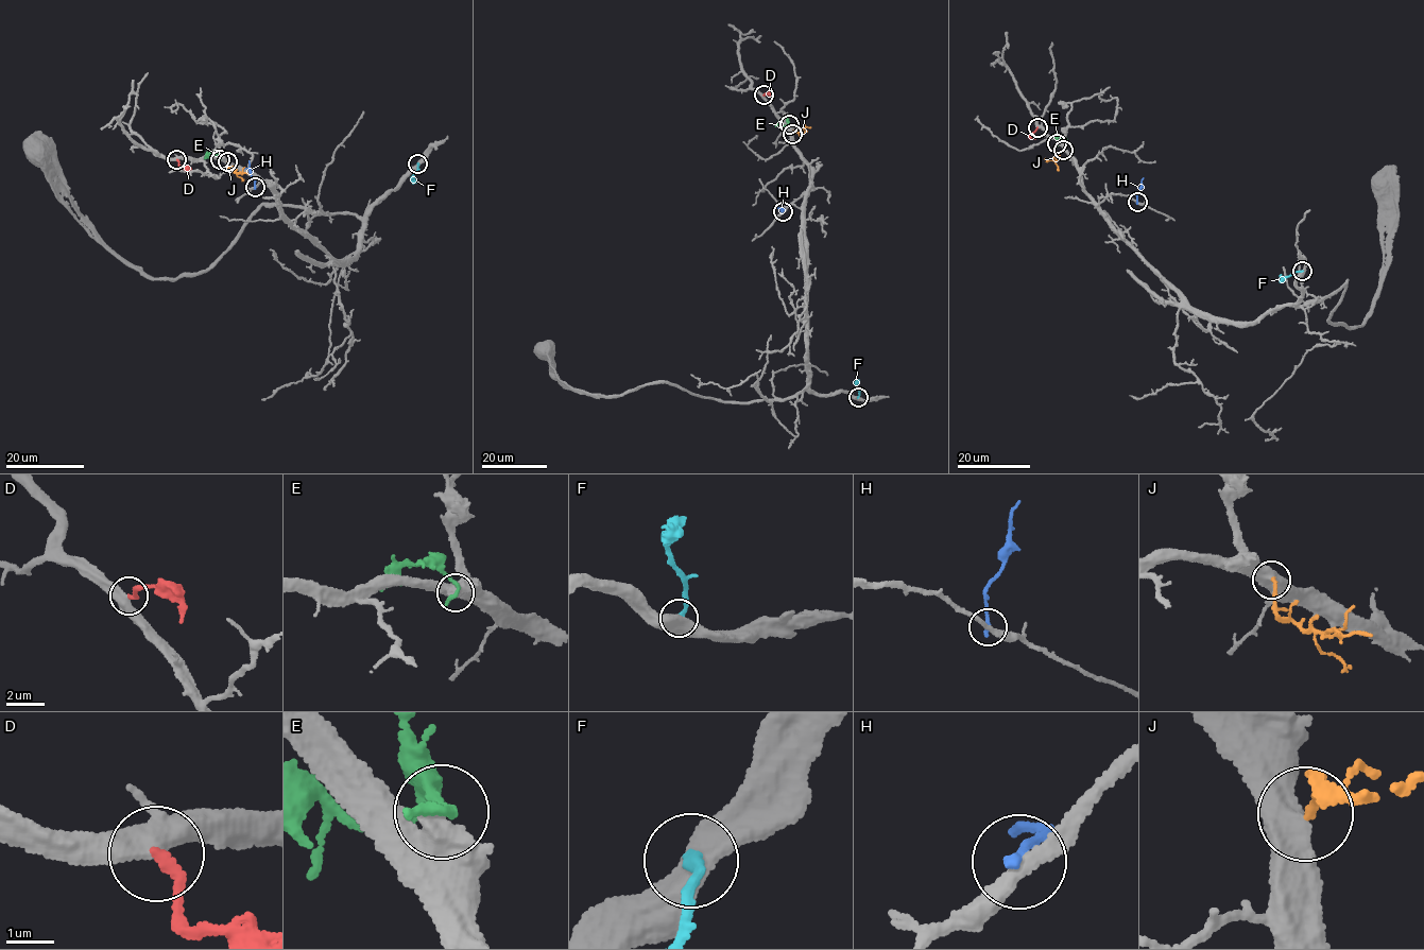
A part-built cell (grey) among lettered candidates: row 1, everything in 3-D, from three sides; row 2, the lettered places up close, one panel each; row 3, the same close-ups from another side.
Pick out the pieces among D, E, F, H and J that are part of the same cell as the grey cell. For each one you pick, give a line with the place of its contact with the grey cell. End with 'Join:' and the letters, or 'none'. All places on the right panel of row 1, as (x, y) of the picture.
J: meets grey at (1063, 150)
Join: J

